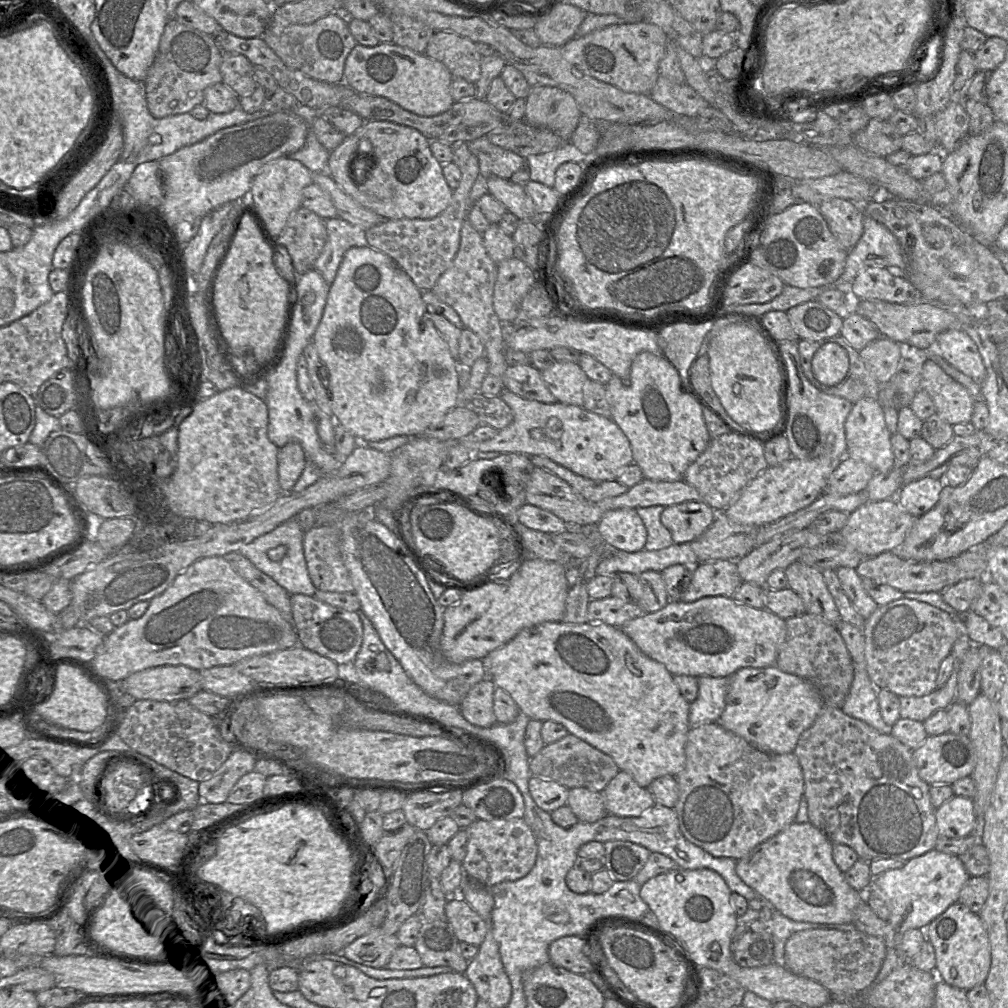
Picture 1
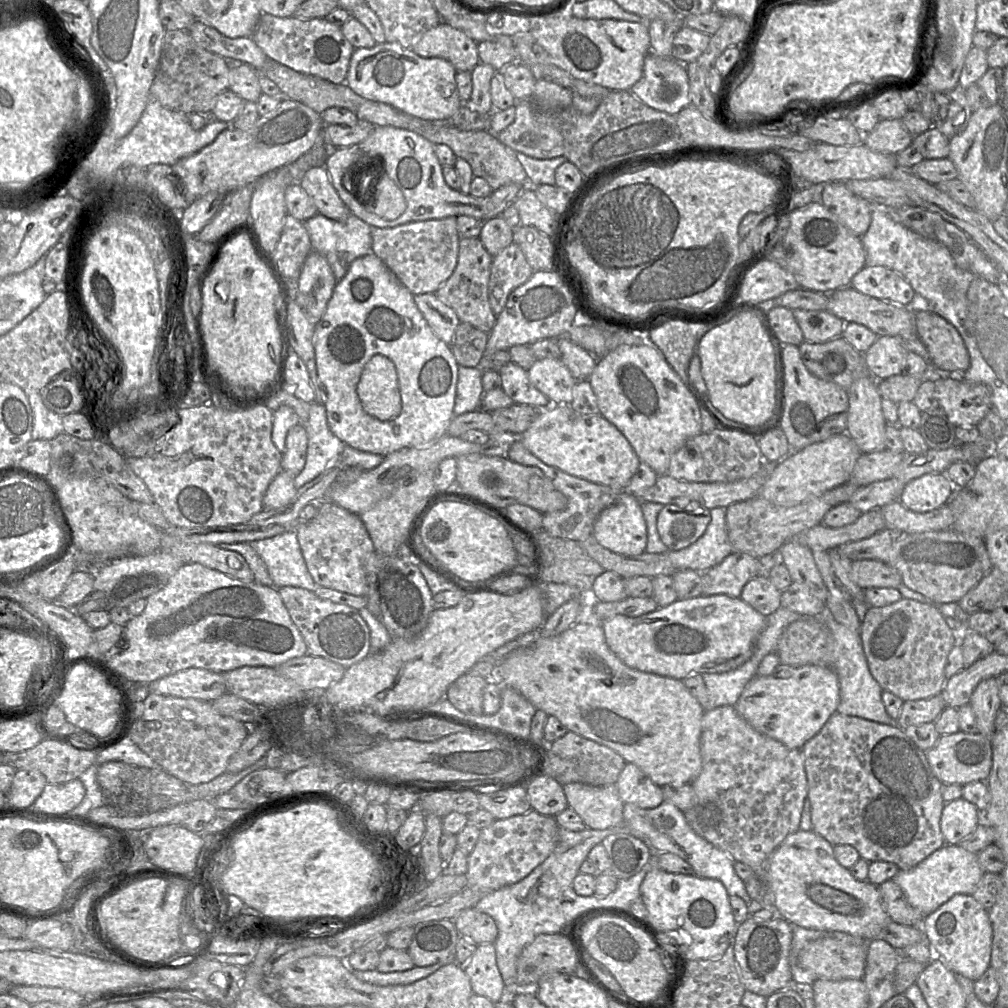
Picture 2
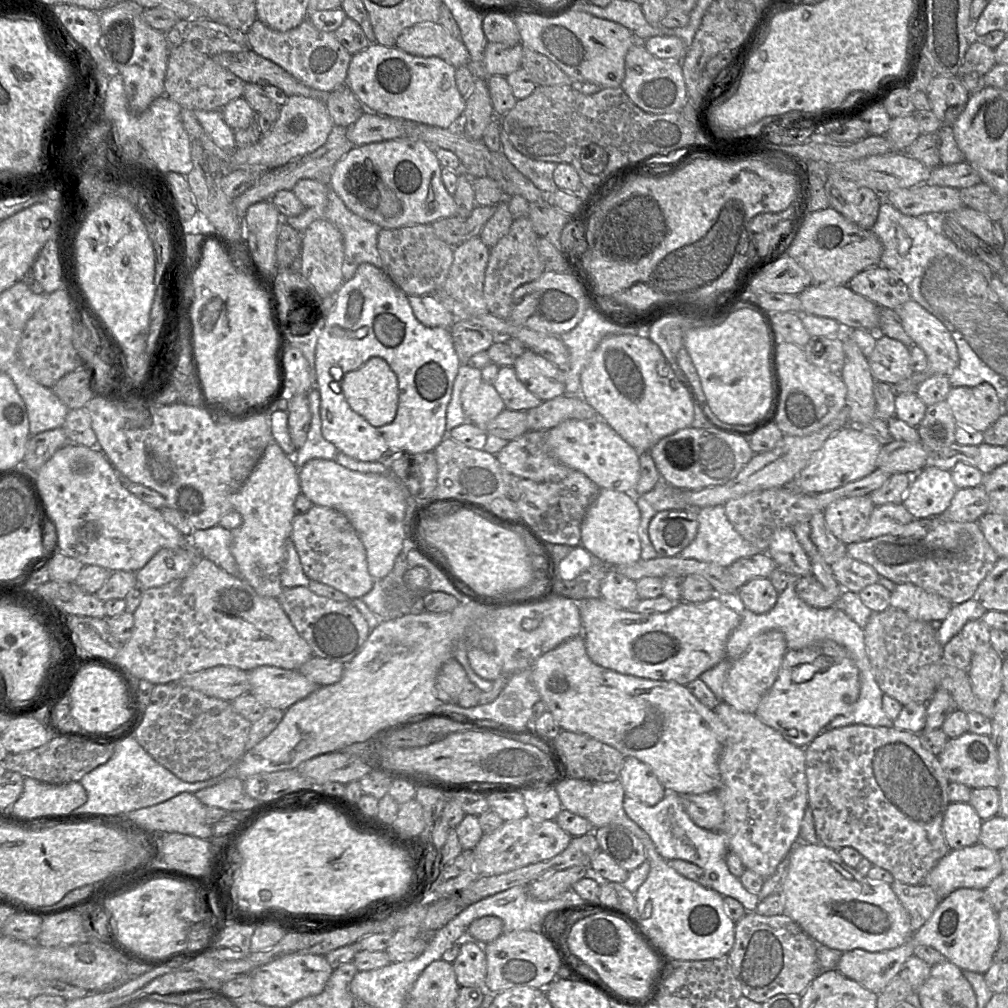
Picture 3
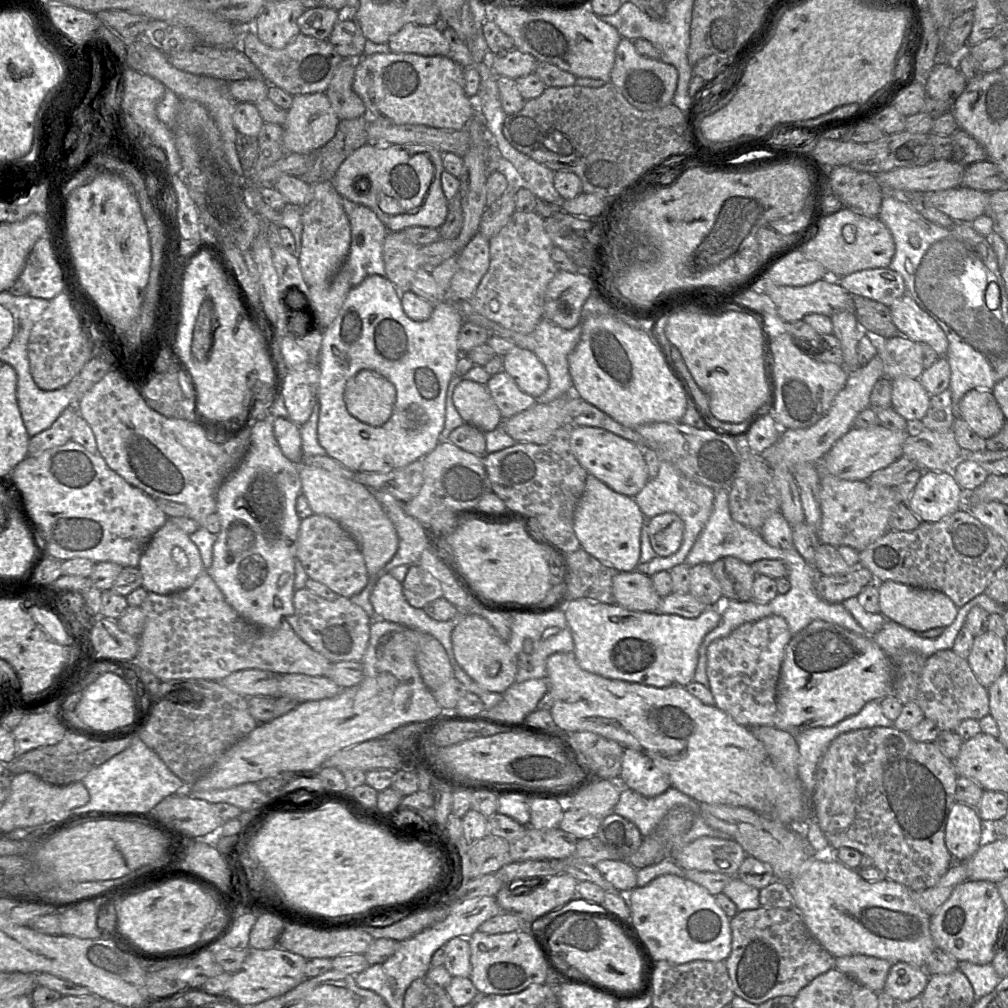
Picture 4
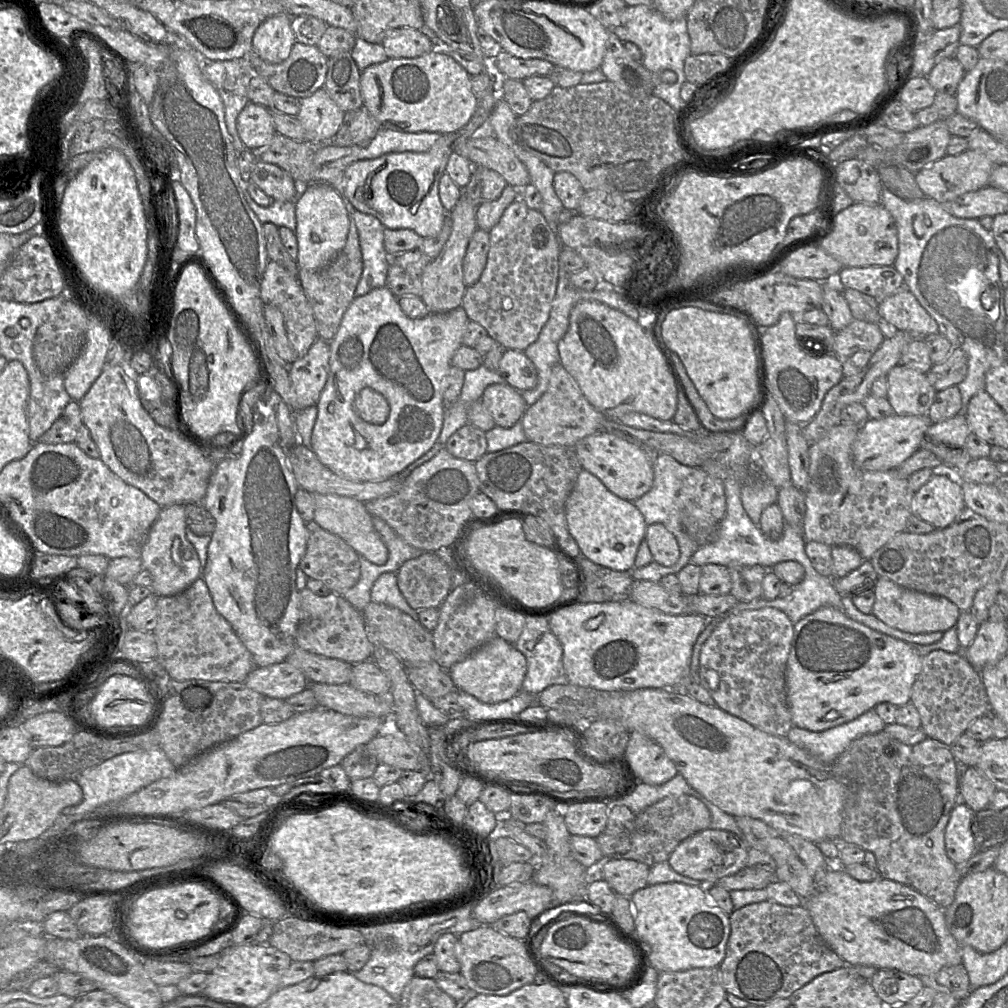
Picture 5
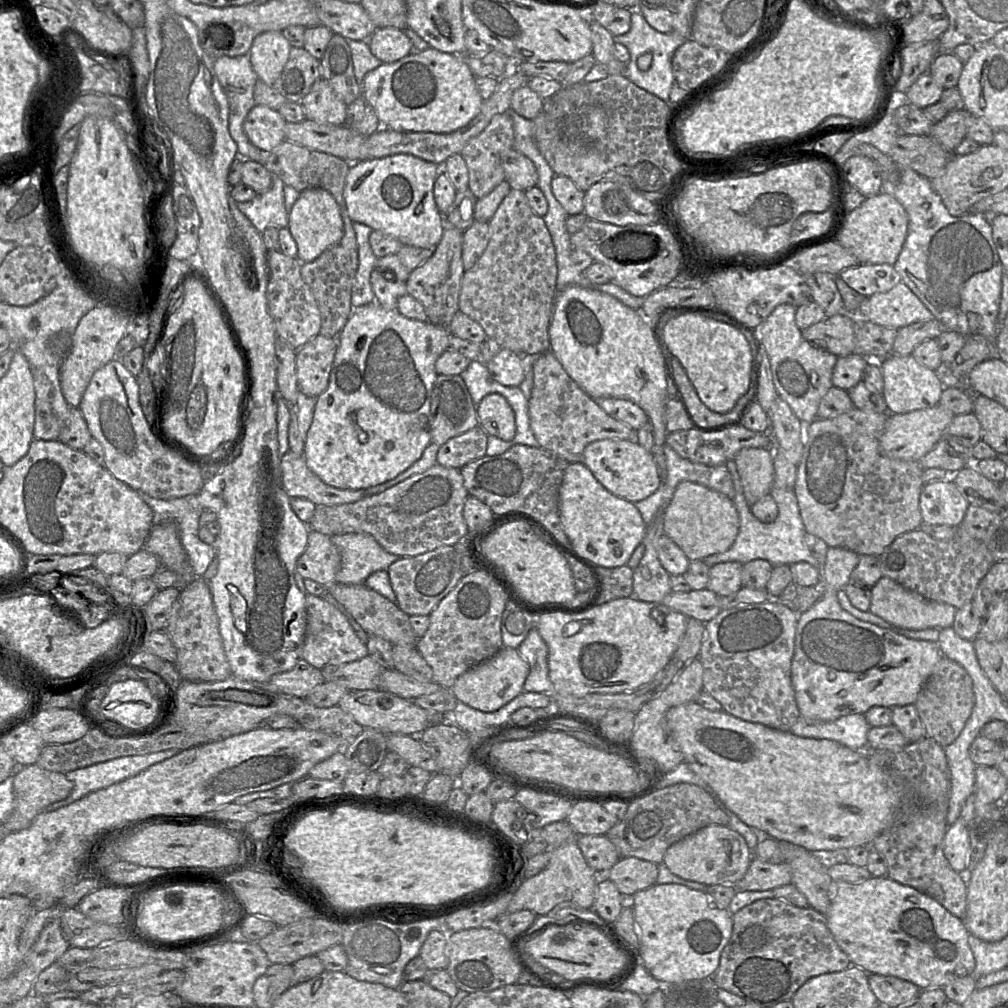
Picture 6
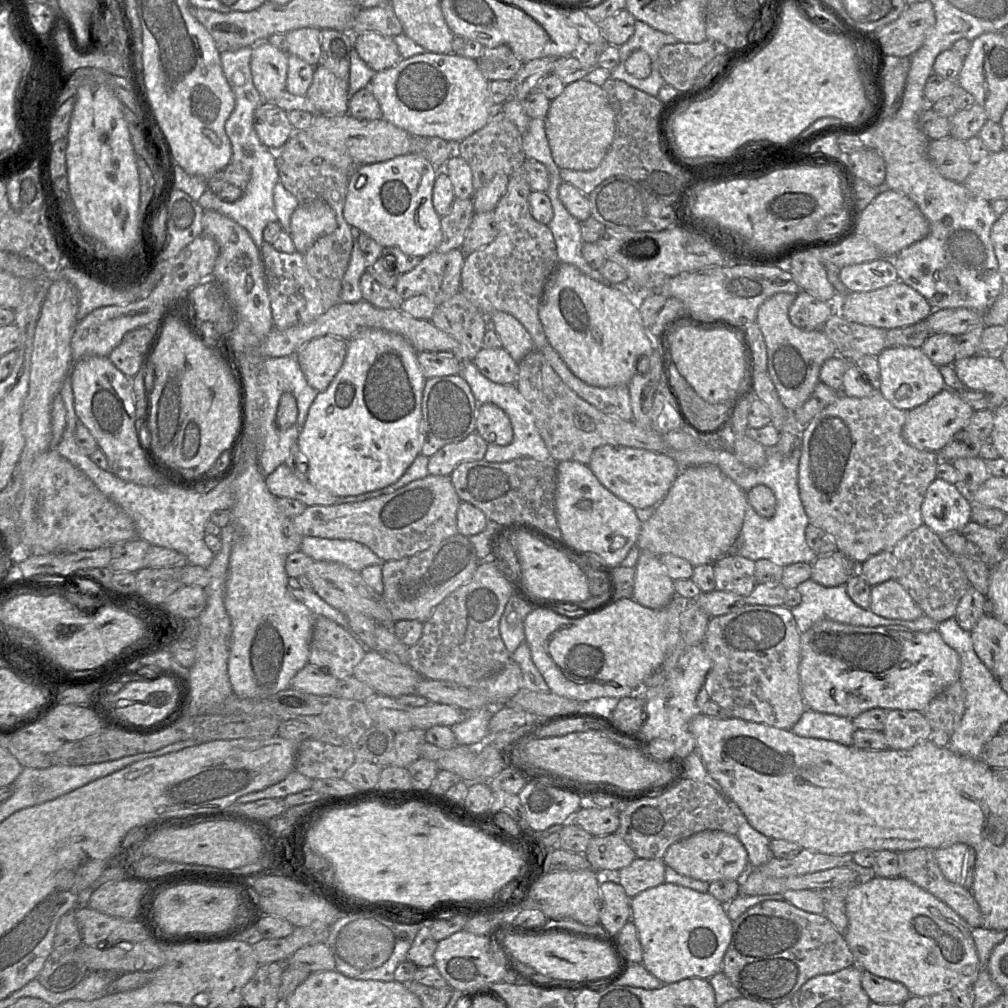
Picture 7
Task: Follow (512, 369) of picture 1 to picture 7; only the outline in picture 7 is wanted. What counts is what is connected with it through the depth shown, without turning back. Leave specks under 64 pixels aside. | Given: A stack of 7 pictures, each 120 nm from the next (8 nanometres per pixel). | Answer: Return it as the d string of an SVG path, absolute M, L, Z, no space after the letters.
M492 403L478 406L476 432L488 444L507 446L513 441L513 429L509 417Z

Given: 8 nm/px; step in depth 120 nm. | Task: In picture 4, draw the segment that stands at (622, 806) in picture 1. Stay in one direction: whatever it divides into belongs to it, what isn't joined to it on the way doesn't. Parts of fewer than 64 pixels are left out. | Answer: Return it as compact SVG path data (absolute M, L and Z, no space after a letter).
M633 748L624 749L620 779L625 786L648 798L671 787L665 773L646 754Z

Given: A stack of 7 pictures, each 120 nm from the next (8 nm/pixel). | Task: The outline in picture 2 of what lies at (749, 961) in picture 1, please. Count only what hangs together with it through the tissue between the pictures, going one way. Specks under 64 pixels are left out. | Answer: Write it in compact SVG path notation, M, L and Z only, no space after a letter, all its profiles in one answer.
M748 916L745 921L737 925L733 944L734 957L745 990L768 997L777 991L793 988L789 966L791 942L791 924L782 917L756 921Z

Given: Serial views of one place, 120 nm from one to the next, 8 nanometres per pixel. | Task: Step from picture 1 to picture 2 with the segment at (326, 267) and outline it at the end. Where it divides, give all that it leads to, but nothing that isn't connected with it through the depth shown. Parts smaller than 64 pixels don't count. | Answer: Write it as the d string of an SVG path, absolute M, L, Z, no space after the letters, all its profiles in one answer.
M316 214L302 222L309 234L313 251L326 258L337 282L346 275L350 264L355 259L374 254L371 238L372 227L353 214L350 214L342 221L336 221L321 214Z

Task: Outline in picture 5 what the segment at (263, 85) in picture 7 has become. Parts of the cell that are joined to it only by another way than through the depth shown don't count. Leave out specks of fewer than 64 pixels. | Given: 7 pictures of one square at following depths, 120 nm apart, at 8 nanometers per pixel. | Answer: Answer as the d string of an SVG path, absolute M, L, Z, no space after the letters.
M281 13L264 20L253 35L252 52L272 64L286 60L296 42L291 18Z

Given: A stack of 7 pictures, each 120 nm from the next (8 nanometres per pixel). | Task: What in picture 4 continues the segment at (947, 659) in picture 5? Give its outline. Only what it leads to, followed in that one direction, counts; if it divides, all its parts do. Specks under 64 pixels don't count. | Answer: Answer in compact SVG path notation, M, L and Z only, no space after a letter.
M950 650L928 657L922 669L914 701L925 718L937 723L940 731L954 731L966 719L980 720L989 714L987 689L980 684L968 661Z

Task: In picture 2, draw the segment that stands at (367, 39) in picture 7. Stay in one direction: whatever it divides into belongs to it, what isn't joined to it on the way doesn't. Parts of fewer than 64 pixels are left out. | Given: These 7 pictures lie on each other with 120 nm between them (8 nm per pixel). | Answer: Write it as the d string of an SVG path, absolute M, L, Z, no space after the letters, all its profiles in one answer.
M445 22L424 32L411 46L411 50L420 57L443 58L450 62L457 72L469 71L480 63L478 55L478 43L469 37L464 31L451 27Z

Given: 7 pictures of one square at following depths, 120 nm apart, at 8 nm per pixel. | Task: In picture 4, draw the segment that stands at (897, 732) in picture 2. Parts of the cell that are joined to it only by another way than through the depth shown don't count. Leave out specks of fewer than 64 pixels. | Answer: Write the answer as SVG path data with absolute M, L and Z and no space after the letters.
M872 727L837 736L818 763L811 797L813 819L835 849L852 848L869 856L887 880L910 891L933 887L955 860L945 844L948 816L956 802L958 775L953 761L933 742L918 742L894 727Z

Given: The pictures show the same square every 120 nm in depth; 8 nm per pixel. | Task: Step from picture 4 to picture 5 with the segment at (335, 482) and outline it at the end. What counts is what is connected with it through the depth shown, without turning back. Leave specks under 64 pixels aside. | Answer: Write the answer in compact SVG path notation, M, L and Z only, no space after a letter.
M313 494L314 521L328 532L341 537L360 556L376 565L383 565L388 559L388 550L375 530L372 516L366 510L365 503L350 497L334 494Z

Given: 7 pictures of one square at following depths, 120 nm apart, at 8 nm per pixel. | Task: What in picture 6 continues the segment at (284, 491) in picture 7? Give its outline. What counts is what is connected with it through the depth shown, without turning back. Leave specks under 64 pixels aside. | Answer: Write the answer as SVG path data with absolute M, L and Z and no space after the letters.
M287 451L280 461L282 485L289 497L310 500L315 505L348 504L366 496L365 489L339 489L324 483L306 465L303 455Z

